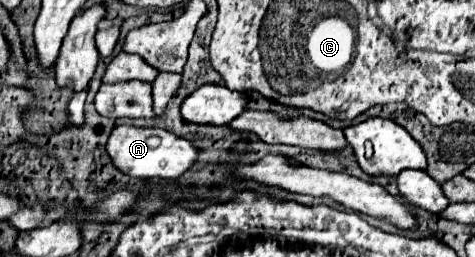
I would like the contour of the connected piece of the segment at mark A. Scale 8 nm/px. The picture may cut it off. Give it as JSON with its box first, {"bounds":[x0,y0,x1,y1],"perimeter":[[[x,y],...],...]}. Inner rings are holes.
{"bounds":[105,125,197,179],"perimeter":[[[117,125],[107,139],[105,151],[121,173],[137,179],[177,179],[197,161],[197,149],[191,141],[161,127]]]}

